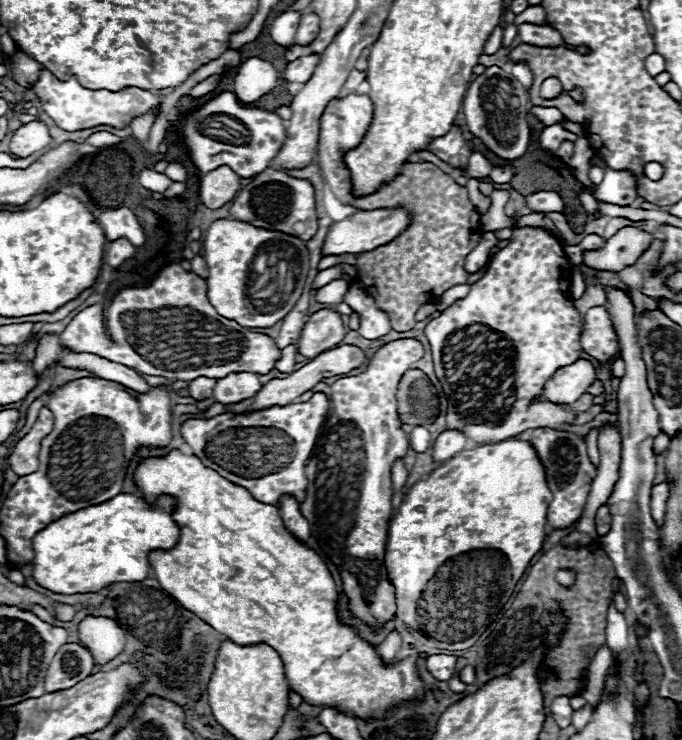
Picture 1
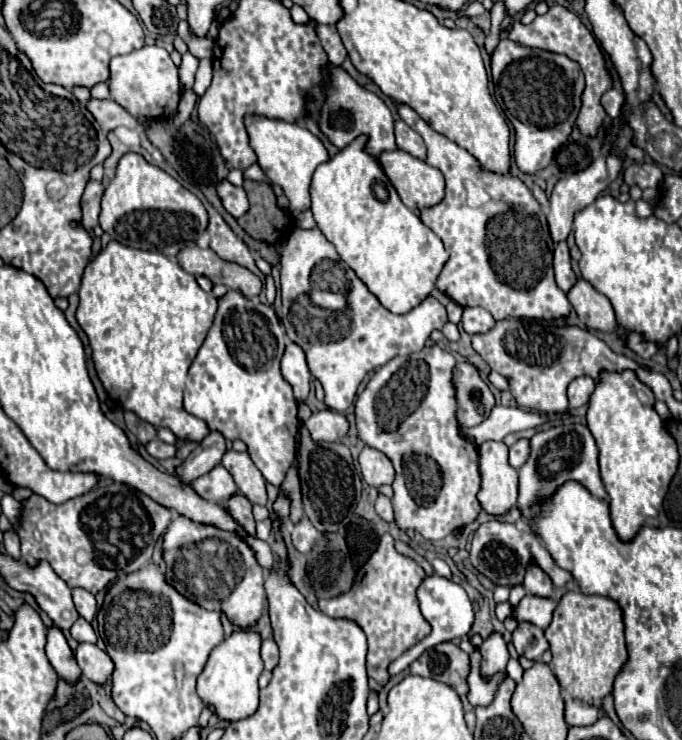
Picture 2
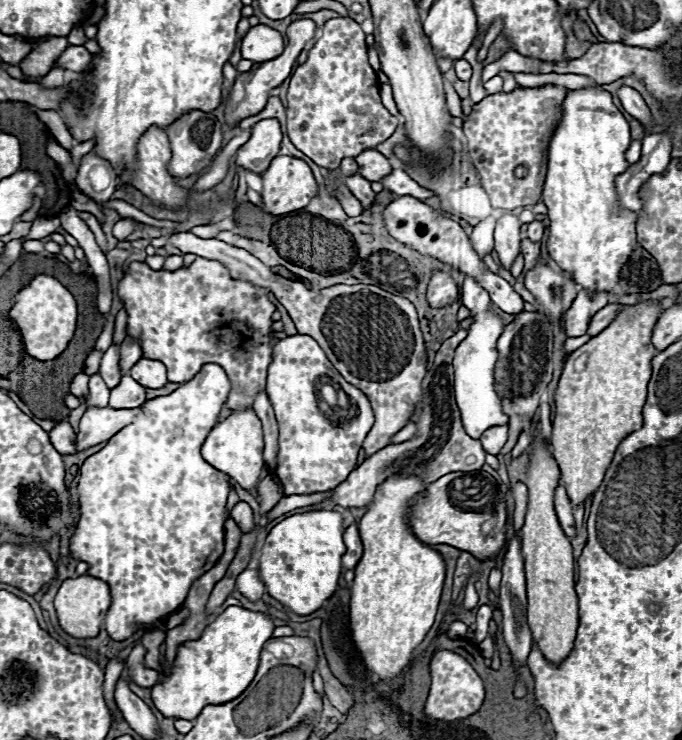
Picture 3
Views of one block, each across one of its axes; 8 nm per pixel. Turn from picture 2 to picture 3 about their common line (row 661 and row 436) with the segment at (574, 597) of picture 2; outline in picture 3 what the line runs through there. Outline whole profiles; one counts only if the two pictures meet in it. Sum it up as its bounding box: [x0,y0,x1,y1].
[552,300,660,508]

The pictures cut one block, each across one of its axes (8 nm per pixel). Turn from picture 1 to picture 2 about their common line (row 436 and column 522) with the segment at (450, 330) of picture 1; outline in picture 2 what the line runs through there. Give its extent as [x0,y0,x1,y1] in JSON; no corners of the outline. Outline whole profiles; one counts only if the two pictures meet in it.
[518,424,606,520]

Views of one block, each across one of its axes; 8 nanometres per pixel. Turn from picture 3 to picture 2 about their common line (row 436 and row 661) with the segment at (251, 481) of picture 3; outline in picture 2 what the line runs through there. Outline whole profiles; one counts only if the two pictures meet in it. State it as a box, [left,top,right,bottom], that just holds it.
[198,630,262,720]

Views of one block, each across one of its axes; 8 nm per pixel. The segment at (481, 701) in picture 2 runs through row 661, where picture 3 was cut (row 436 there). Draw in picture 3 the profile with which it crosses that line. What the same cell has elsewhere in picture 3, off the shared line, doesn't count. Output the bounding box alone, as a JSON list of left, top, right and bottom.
[454,278,508,440]

